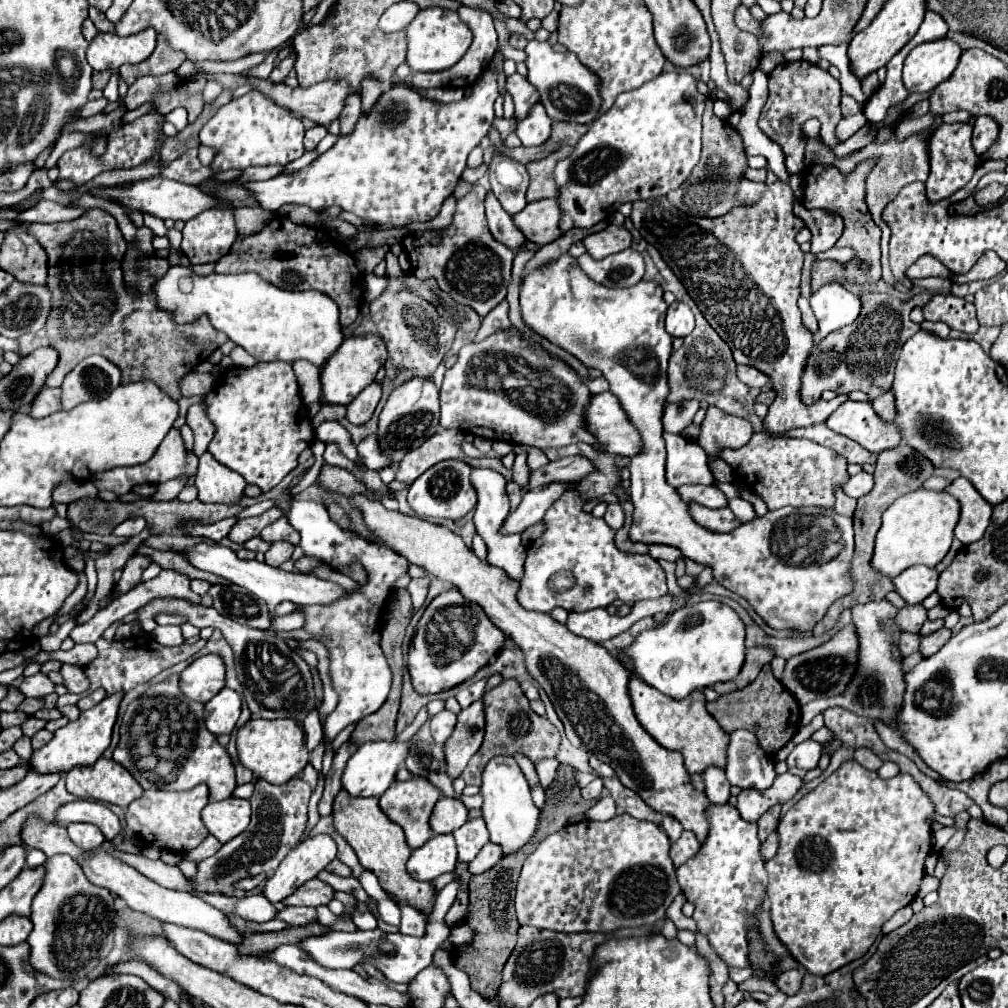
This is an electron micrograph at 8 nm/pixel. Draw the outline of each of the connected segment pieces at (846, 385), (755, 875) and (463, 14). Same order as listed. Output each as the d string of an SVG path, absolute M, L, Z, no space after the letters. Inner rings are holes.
M932 292L914 294L908 302L900 302L888 294L866 294L862 296L862 312L854 324L830 332L820 344L814 346L806 372L802 374L802 400L804 404L816 402L824 390L834 390L838 394L848 394L852 390L862 390L868 394L868 402L892 388L894 364L898 360L902 344L920 330L920 324L910 320L914 306L924 306Z
M708 804L710 832L696 856L676 868L678 884L694 904L694 922L720 958L732 968L750 968L750 932L760 926L758 912L766 898L768 874L760 858L758 824L740 816L732 804Z
M462 6L462 8L458 10L458 14L460 14L460 20L462 20L462 22L472 30L472 34L474 34L472 46L468 48L468 52L464 54L464 58L462 58L458 64L454 64L450 70L442 70L442 72L416 72L416 74L412 74L410 80L412 80L412 84L414 84L416 88L438 88L438 86L468 88L468 86L472 86L472 84L478 80L478 76L490 66L490 62L492 62L492 58L494 58L494 52L496 52L496 48L498 48L498 36L496 36L496 28L494 28L492 16L490 16L488 12L484 12L484 10L474 10L474 8L466 8L466 6Z

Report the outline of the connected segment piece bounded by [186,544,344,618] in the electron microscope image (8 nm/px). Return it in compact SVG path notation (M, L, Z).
M198 544L194 548L186 548L186 554L188 554L188 560L192 566L196 566L198 570L206 570L206 572L212 572L240 588L246 588L248 592L254 592L258 598L262 598L266 604L268 604L268 611L271 618L275 617L275 606L284 602L284 600L290 600L290 602L296 602L296 604L328 604L330 600L336 600L338 596L344 594L344 588L334 584L334 582L328 582L328 580L322 580L318 576L312 576L312 574L302 574L302 572L284 572L280 568L274 568L266 562L258 562L256 558L254 560L240 560L236 556L236 552L232 552L230 548L224 548L220 544L216 546L208 546L208 544Z

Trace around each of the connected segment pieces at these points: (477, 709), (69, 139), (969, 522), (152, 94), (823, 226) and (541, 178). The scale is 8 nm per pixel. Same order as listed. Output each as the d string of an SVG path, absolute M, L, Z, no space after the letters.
M482 700L470 704L458 714L456 728L442 746L446 756L446 774L456 780L466 768L468 760L480 750L484 738L484 708Z
M89 132L89 133L66 133L60 136L56 146L53 148L50 156L46 160L44 165L44 170L48 172L51 168L56 166L59 158L66 152L67 150L76 148L81 146L84 143L86 138L90 138L90 136L102 135L102 132Z
M956 478L950 482L944 492L950 492L960 502L960 520L956 524L954 536L962 544L978 542L984 534L984 530L990 524L992 506L976 492L976 488L966 478Z
M174 72L166 76L156 76L156 78L154 76L138 78L128 88L128 94L124 98L128 110L134 110L148 100L154 100L158 112L162 114L178 106L184 106L188 110L188 122L194 122L204 108L202 94L188 94L184 88L184 82L176 80Z
M794 198L794 214L800 216L800 220L810 228L812 232L812 254L830 250L836 240L842 236L842 218L838 214L832 214L828 210L808 210L802 206L798 198Z
M562 146L556 152L552 152L550 156L526 164L526 170L530 174L530 186L526 192L528 202L542 200L542 198L554 198L558 194L554 178L552 178L552 168L558 160L566 158L570 152L572 152L572 146Z

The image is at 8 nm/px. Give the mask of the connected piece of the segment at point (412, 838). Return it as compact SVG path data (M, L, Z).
M414 776L406 782L394 782L382 796L380 796L380 806L384 808L384 814L388 818L392 818L392 822L400 824L404 834L406 834L406 842L412 850L416 850L418 846L426 844L432 836L430 832L430 824L428 824L428 818L432 814L432 808L434 804L438 802L440 798L440 792L436 786L432 786L428 780L420 778L420 776Z

